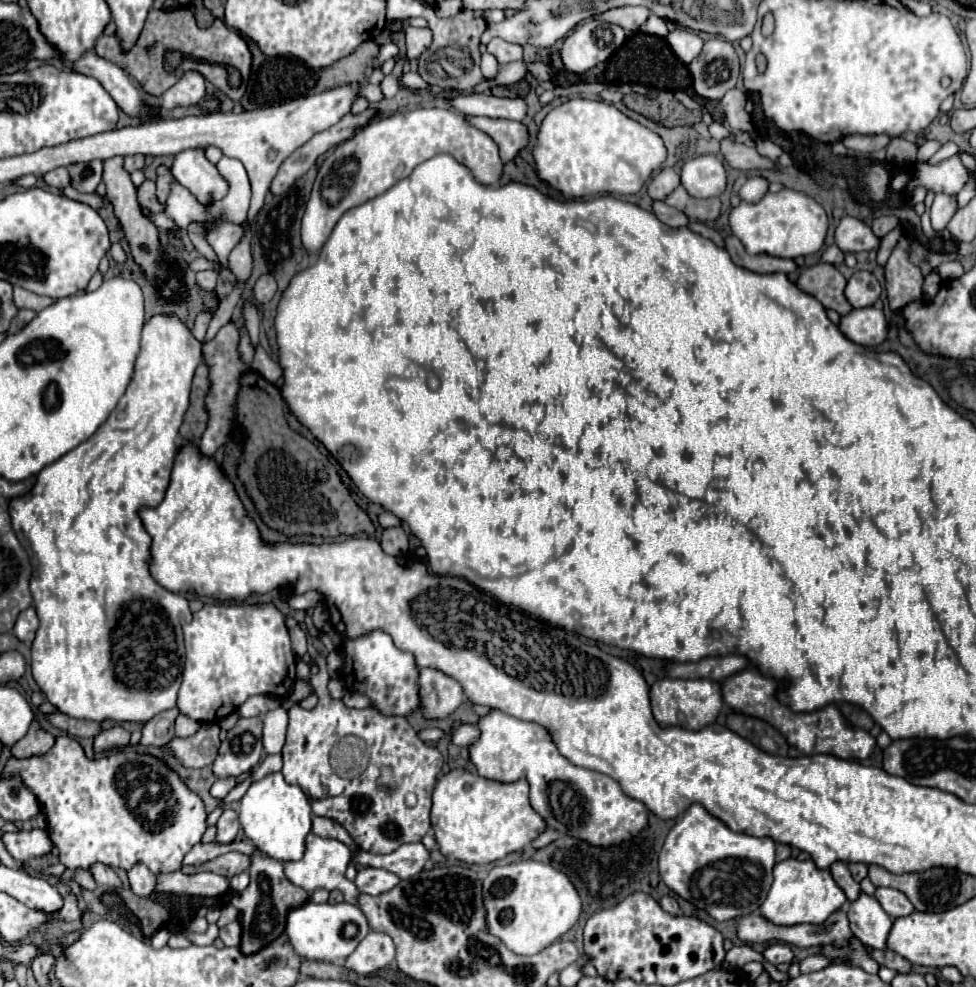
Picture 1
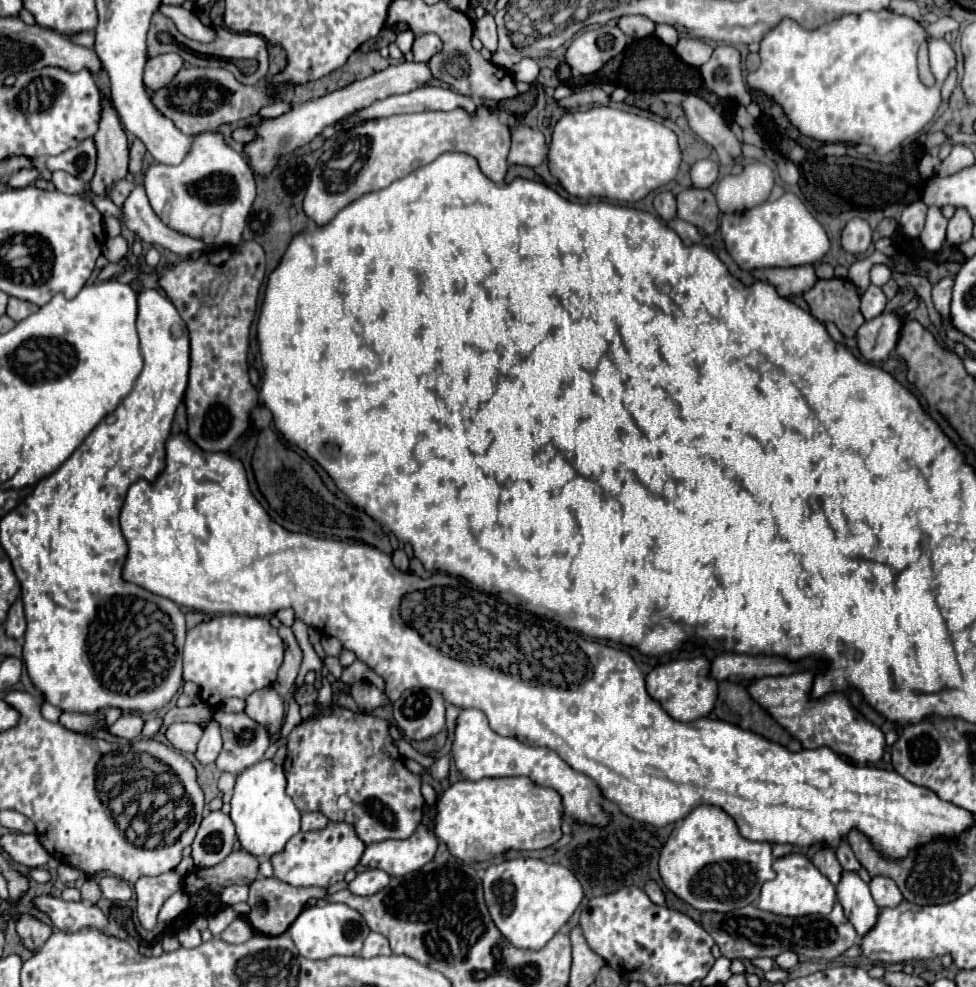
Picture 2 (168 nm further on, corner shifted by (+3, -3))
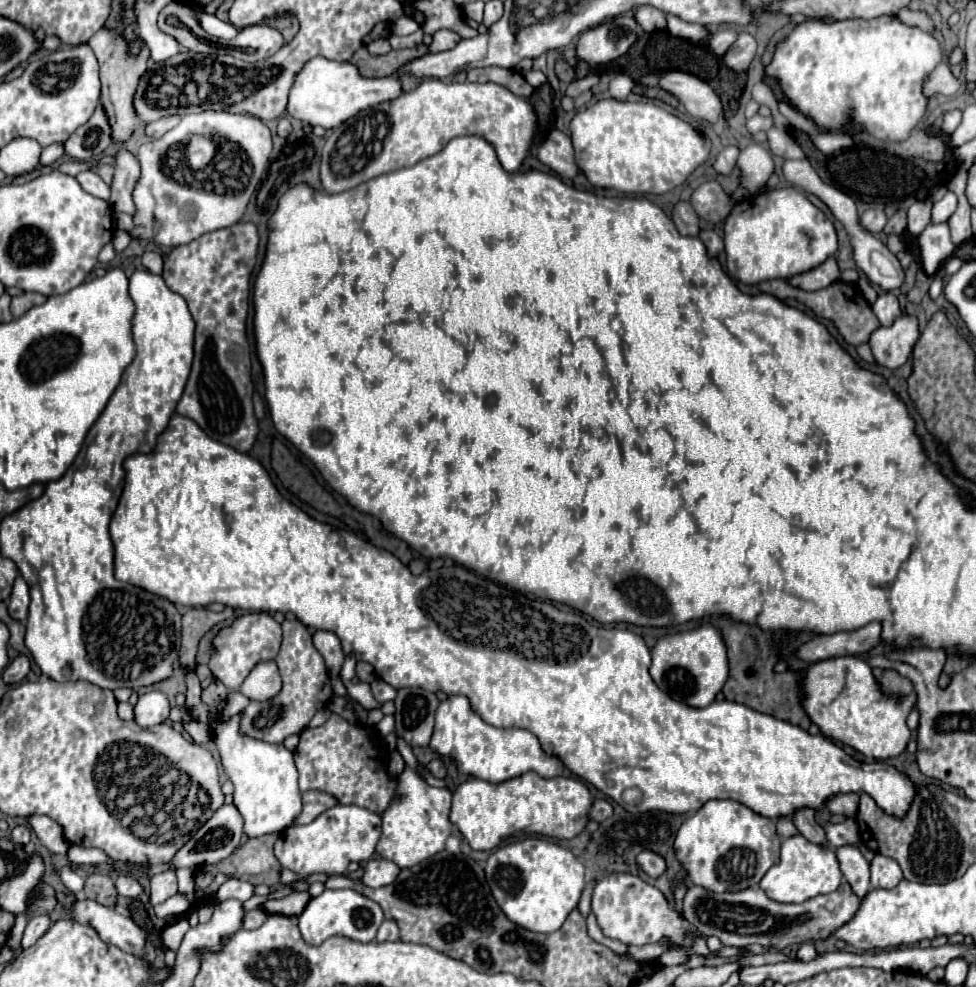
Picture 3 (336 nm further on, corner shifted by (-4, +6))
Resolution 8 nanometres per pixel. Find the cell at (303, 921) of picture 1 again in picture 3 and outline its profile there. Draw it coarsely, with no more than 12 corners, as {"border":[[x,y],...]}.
{"border":[[357,890],[309,900],[299,930],[309,944],[329,936],[371,942],[383,922]]}

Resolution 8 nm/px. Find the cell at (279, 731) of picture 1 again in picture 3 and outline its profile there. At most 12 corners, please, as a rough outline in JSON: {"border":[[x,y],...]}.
{"border":[[275,660],[257,662],[241,686],[251,700],[281,690]]}

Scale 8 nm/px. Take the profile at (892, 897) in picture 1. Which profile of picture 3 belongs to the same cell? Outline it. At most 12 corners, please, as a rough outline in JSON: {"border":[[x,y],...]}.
{"border":[[875,854],[871,886],[895,888],[903,872],[893,858]]}

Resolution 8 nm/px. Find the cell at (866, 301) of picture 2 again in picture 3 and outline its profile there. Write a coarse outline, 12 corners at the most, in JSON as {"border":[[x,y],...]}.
{"border":[[881,292],[873,312],[881,326],[901,316],[897,296]]}

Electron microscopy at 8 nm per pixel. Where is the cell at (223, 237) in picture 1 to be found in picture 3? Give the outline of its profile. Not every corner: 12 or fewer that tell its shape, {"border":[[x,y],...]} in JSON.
{"border":[[125,148],[113,154],[115,174],[109,204],[133,214],[139,162]]}

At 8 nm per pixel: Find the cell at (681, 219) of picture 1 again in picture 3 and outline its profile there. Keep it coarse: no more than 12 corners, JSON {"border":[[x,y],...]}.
{"border":[[701,230],[699,238],[709,258],[717,258],[723,250],[721,240],[713,230]]}

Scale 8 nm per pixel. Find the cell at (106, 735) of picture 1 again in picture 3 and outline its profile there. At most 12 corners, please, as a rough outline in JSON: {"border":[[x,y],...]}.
{"border":[[159,690],[145,692],[135,704],[143,728],[169,718],[171,704]]}

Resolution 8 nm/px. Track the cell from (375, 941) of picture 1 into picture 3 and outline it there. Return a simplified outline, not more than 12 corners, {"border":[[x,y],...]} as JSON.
{"border":[[385,920],[377,932],[377,942],[397,942],[397,922]]}

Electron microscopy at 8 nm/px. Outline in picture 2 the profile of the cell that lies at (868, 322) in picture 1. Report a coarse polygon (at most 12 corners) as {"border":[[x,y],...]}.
{"border":[[900,311],[866,321],[858,349],[866,361],[884,361],[900,335]]}

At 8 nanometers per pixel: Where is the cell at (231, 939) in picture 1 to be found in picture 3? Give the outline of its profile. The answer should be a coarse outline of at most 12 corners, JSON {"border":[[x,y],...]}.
{"border":[[263,908],[249,910],[243,920],[243,928],[255,930],[267,920]]}

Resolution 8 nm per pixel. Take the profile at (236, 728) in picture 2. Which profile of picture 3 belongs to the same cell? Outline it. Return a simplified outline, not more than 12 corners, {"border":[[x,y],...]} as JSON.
{"border":[[299,620],[283,622],[275,662],[285,688],[251,702],[247,736],[301,734],[333,696],[323,656]]}

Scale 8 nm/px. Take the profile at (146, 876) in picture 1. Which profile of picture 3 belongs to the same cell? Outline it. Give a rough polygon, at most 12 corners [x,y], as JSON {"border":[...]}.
{"border":[[173,870],[151,878],[151,904],[161,904],[177,894]]}

